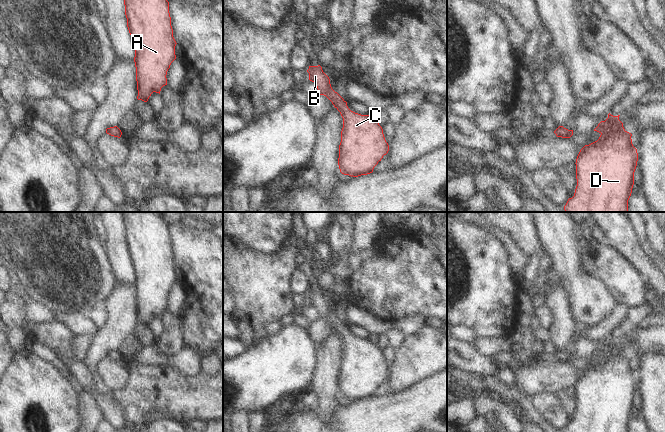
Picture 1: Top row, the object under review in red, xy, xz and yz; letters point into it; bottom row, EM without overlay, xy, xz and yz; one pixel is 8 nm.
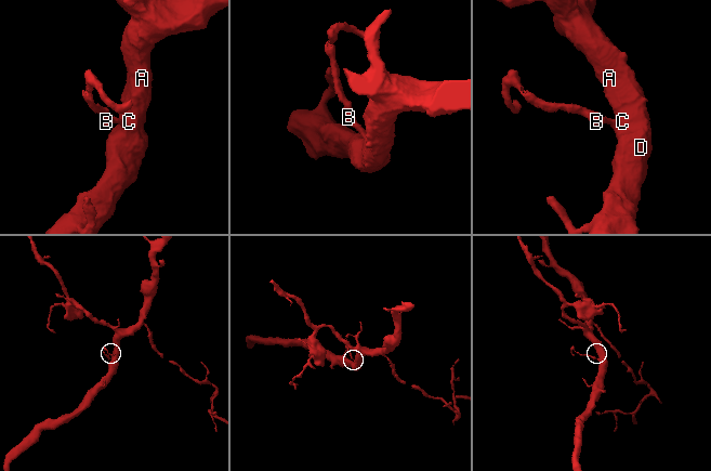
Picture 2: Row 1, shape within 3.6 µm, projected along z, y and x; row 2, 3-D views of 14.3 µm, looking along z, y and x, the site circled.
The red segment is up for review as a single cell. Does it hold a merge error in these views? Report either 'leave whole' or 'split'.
leave whole

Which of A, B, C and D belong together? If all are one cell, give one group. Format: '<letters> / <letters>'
A B C D

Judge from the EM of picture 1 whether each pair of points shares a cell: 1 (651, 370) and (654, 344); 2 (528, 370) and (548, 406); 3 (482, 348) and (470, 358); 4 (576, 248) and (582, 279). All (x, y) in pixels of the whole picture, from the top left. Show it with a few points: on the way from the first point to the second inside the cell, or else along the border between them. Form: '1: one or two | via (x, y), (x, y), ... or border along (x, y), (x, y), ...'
1: two | border along (654, 351), (649, 351), (641, 357)
2: two | border along (555, 393), (538, 393), (532, 398)
3: two | border along (467, 343), (470, 343), (481, 354), (491, 358)
4: one | via (576, 256), (576, 271)

